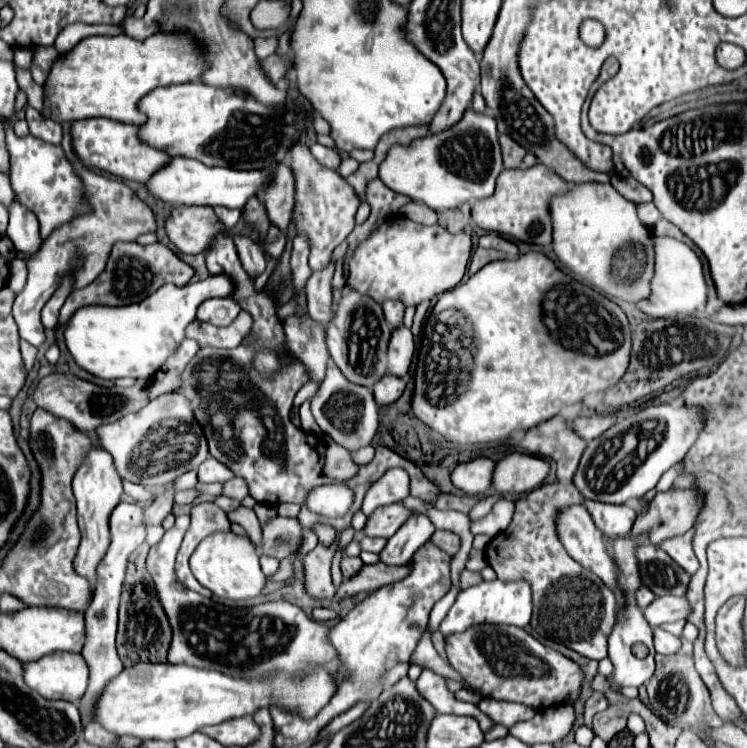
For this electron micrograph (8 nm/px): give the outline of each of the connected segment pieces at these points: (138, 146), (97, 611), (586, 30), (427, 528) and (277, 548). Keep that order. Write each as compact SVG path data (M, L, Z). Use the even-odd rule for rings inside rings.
M92 117L92 119L80 119L72 125L72 145L76 149L76 155L84 161L84 165L98 167L106 173L112 173L116 177L122 177L126 181L140 181L146 183L156 171L166 167L172 157L166 151L154 149L148 143L140 141L136 125L120 123L106 117Z
M118 503L110 515L110 547L106 551L106 555L102 557L96 573L96 591L94 591L94 599L92 605L86 609L84 617L86 617L86 645L82 649L84 659L88 661L90 667L90 683L86 689L86 695L80 699L80 715L82 715L82 723L94 723L96 721L96 705L98 699L104 691L104 687L122 673L122 661L116 655L116 627L118 627L118 603L120 603L120 593L122 593L122 585L124 585L124 577L126 577L126 567L128 567L128 559L130 555L136 551L138 545L144 543L146 537L146 529L142 523L142 507L134 505L134 503Z
M584 21L584 25L580 27L580 37L586 45L598 47L604 41L604 27L598 21Z
M416 513L404 529L398 529L386 543L386 547L380 553L380 563L384 565L406 565L414 553L432 537L434 525L426 515Z
M274 517L264 529L264 547L262 553L276 557L276 559L292 559L292 549L298 549L300 545L300 533L302 525L298 519L286 519L286 517Z

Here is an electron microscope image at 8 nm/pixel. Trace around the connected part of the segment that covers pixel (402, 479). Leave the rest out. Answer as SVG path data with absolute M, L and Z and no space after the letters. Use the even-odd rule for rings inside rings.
M390 469L384 479L376 481L372 489L368 489L362 513L370 517L378 507L402 501L410 495L410 477L404 469Z

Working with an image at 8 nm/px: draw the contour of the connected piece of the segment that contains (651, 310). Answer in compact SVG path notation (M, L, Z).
M656 237L656 273L652 279L652 295L646 301L636 303L636 307L650 317L670 319L676 315L692 315L704 305L706 305L706 281L700 259L686 243L670 237Z

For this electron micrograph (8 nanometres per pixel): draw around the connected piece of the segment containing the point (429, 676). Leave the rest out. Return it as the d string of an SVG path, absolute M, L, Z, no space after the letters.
M424 669L422 675L418 677L416 681L416 687L420 691L420 695L432 703L432 707L438 711L438 713L454 713L454 715L472 715L482 731L488 731L494 723L474 705L474 703L464 703L464 701L458 701L450 689L446 687L446 679L438 673L434 673L432 669Z

